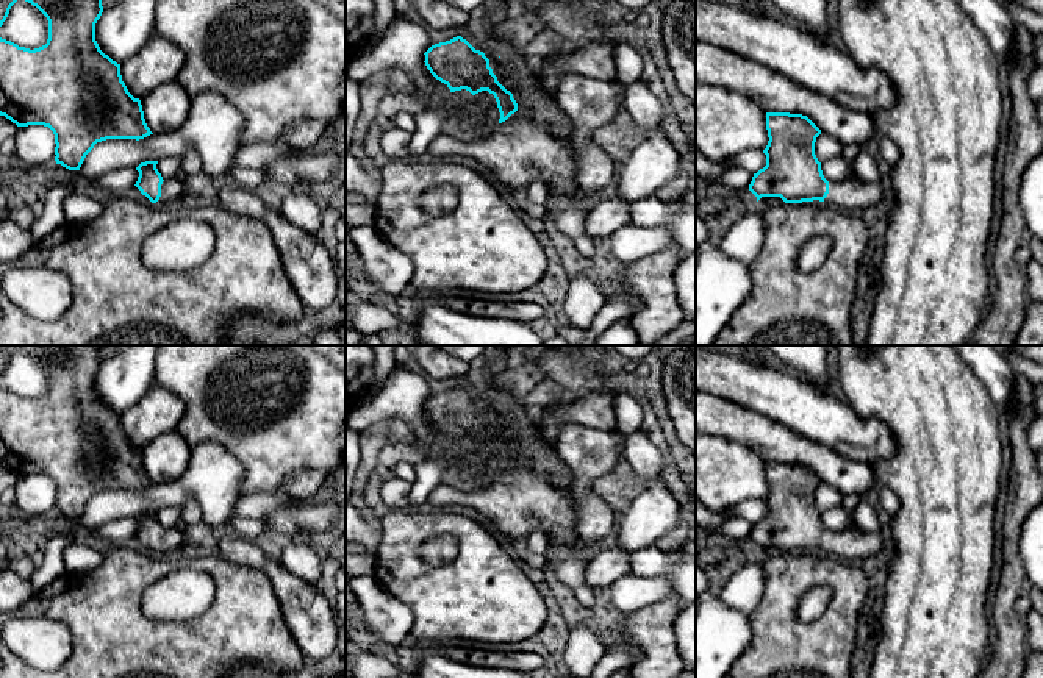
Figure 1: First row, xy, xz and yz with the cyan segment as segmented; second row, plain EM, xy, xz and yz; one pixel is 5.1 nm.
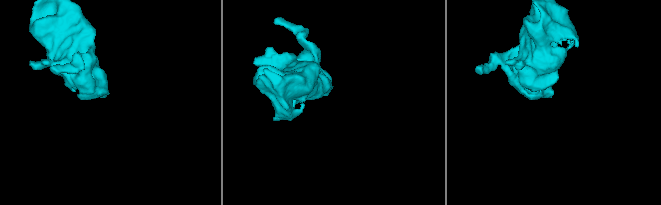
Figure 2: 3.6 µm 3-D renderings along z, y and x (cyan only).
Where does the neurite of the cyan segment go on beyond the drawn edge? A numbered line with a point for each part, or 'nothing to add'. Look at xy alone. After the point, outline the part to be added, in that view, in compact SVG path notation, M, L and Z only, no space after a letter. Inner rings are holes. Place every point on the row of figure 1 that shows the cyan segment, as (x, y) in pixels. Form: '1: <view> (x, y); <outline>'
1: xy (172, 189); M167 178L161 184L161 197L156 202L159 206L174 206L183 203L183 183L175 178Z

